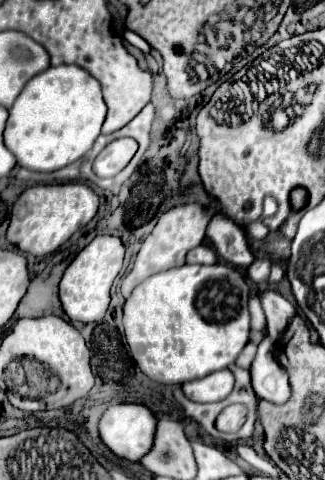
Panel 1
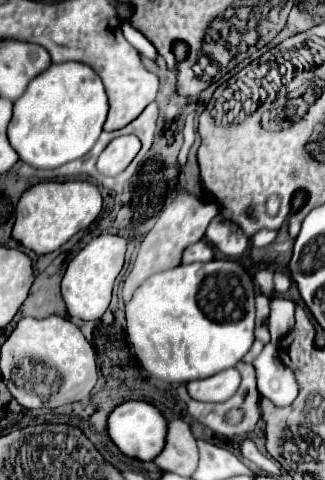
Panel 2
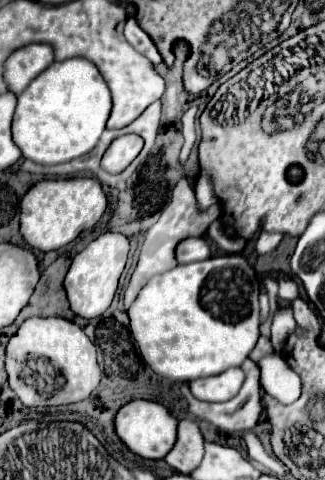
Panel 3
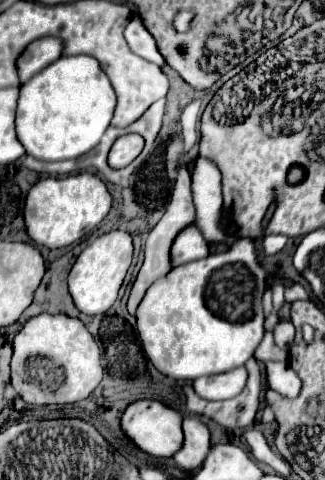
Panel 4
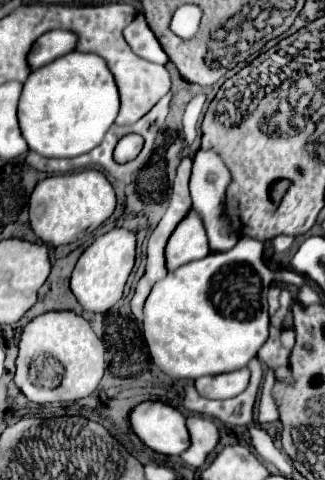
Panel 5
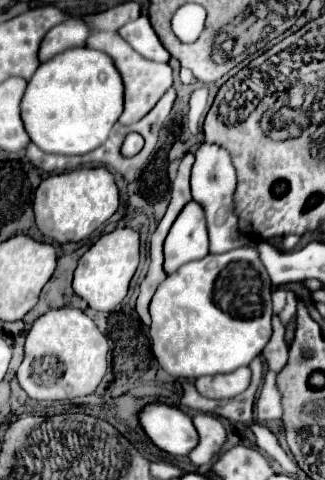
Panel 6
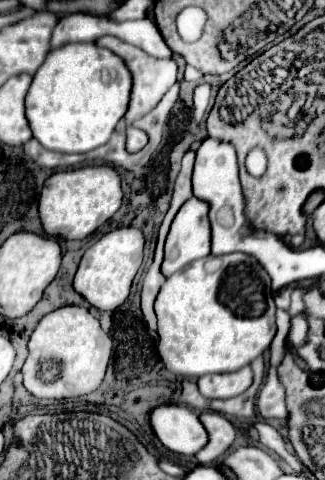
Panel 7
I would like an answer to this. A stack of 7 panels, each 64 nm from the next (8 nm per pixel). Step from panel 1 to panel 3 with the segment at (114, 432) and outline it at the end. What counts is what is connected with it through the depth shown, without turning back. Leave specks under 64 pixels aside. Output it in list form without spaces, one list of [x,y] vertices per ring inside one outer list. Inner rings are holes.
[[[132,400],[118,410],[114,418],[114,430],[116,430],[116,436],[132,454],[146,460],[160,460],[174,446],[176,422],[178,420],[162,404],[150,402],[150,400]]]

